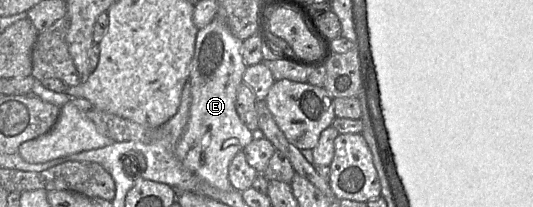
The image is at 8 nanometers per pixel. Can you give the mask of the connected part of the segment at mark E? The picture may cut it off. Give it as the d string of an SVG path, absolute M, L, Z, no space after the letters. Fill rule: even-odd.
M217 16L207 26L198 30L189 72L191 86L189 118L176 145L176 156L186 169L224 191L233 189L228 179L231 160L255 137L255 133L241 121L236 109L237 89L243 82L243 73L247 67L242 57L242 43L243 41L236 38Z

